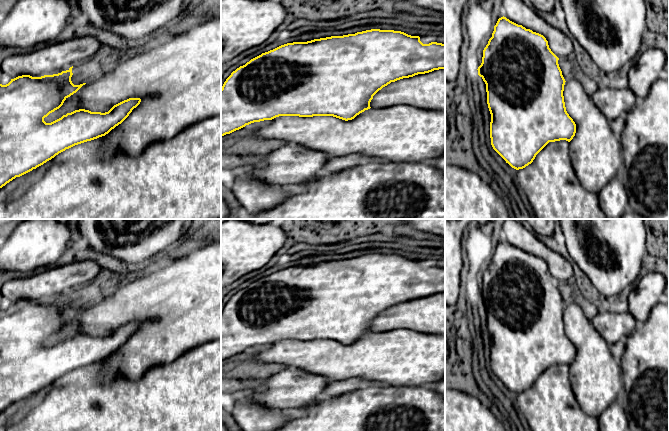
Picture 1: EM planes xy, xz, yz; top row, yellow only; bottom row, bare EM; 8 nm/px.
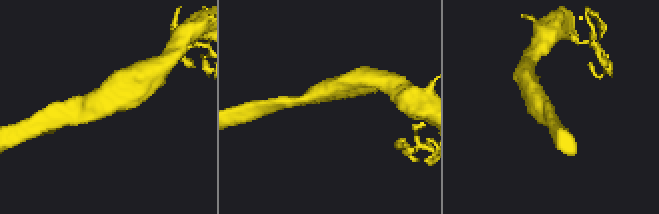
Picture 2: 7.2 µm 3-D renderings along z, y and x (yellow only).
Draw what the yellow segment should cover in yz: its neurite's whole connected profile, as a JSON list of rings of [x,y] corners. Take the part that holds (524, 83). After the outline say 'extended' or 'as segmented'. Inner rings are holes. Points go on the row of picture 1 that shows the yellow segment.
[[[504,16],[498,19],[492,37],[483,50],[482,63],[477,70],[486,84],[487,104],[491,114],[491,145],[506,163],[516,170],[531,164],[549,142],[570,142],[575,136],[576,124],[566,111],[563,96],[566,81],[558,60],[543,35],[526,29]]]; as segmented

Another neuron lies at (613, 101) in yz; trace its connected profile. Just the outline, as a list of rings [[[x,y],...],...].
[[[613,83],[609,87],[598,88],[591,98],[612,122],[633,108],[636,96],[630,88],[621,89],[616,83]]]

